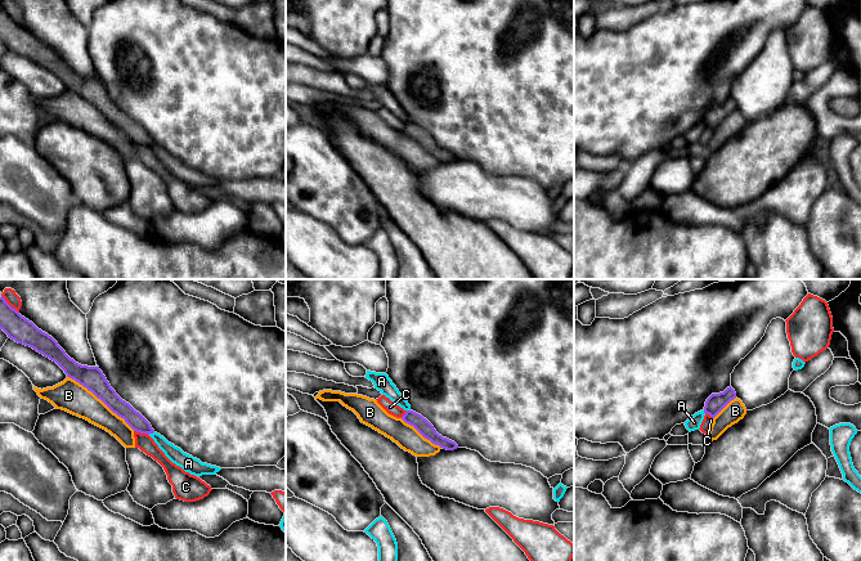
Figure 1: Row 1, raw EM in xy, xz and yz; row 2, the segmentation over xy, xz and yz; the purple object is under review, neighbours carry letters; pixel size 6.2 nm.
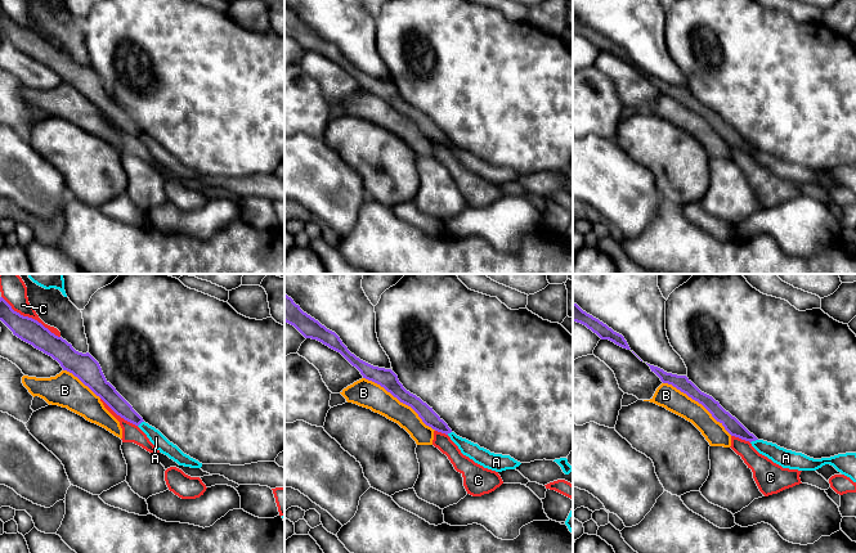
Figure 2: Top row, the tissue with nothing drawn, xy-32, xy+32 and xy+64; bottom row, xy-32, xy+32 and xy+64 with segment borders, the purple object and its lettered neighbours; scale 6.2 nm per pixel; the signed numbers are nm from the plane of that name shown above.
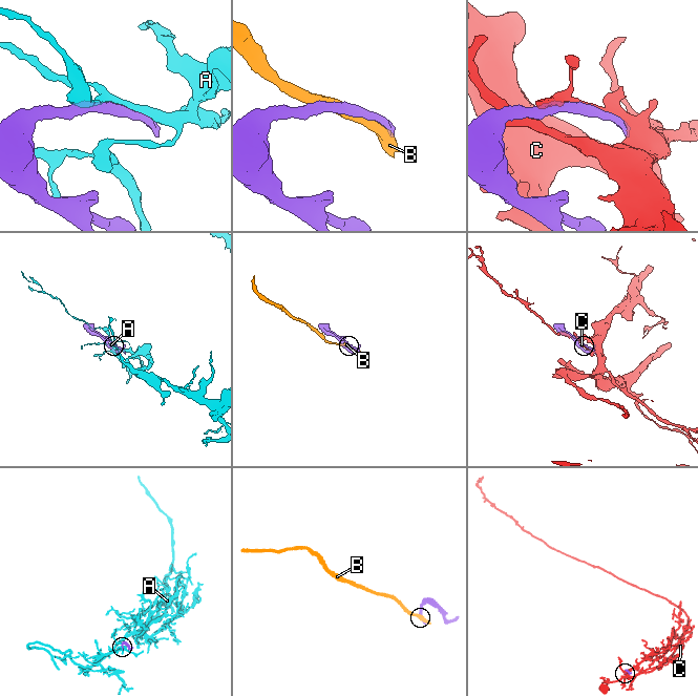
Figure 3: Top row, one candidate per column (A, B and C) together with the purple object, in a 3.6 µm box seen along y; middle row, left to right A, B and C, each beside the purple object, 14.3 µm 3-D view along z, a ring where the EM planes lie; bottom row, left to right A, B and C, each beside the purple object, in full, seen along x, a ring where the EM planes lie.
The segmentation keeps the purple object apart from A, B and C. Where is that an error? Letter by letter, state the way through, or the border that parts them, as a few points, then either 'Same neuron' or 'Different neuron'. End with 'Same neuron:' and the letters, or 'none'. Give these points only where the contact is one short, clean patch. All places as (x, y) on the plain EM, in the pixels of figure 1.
A: Different neuron
B: Different neuron
C: Different neuron
Same neuron: none

